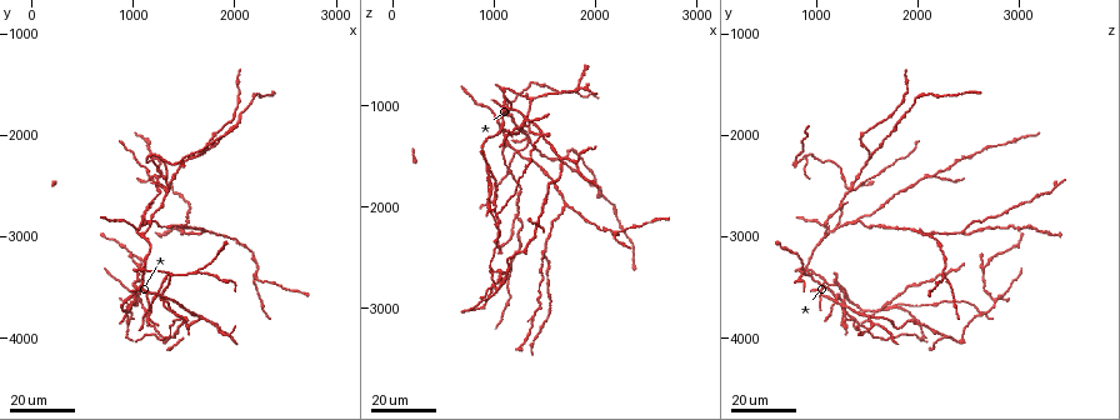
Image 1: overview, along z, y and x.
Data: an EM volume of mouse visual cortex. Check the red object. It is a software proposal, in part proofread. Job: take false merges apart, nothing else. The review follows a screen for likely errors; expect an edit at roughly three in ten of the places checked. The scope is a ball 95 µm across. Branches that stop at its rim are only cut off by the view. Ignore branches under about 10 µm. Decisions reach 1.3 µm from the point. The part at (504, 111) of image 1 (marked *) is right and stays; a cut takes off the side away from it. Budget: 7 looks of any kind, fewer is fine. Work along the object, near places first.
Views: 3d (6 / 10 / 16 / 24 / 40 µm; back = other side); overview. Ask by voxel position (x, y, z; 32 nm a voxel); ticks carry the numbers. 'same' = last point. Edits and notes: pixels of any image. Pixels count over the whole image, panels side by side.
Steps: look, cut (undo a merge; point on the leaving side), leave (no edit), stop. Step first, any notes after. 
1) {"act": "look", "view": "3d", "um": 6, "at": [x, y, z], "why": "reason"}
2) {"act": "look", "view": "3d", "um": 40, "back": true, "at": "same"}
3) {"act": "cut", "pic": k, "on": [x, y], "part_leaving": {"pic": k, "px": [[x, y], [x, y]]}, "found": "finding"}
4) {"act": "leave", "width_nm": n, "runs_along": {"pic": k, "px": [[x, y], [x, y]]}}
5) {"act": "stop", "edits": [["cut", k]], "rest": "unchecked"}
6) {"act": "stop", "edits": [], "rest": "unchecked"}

{"act": "look", "view": "3d", "um": 16, "at": [2180, 3400, 2280], "why": "thin arm on a thick one"}

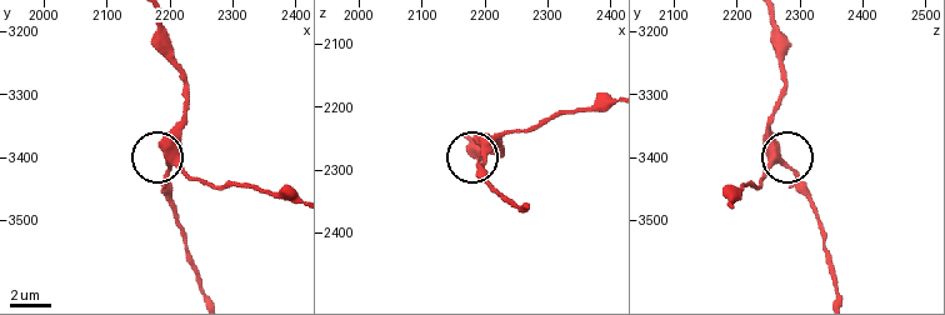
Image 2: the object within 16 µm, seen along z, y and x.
{"act": "look", "view": "3d", "um": 10, "at": [2195, 3405, 2260], "why": "closer look"}

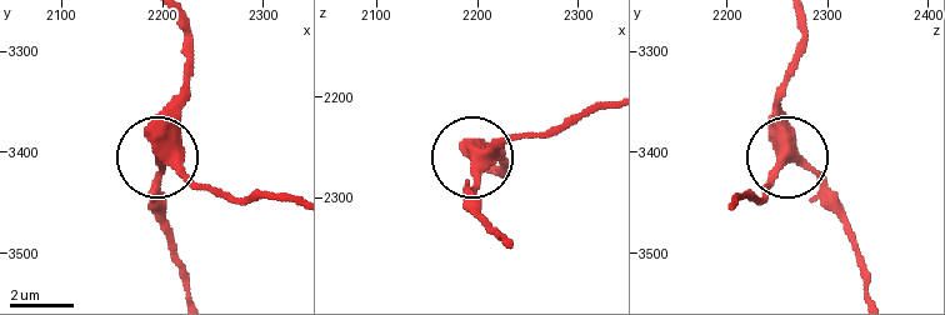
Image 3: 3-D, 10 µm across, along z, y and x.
{"act": "look", "view": "3d", "um": 10, "back": true, "at": [2200, 3404, 2264]}

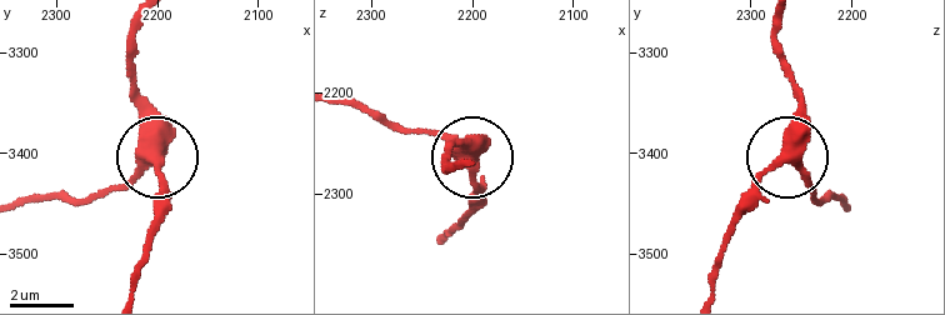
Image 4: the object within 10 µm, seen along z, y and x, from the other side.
{"act": "leave", "runs_along": {"pic": 4, "px": [[144, 21], [133, 95], [158, 161], [158, 213]]}, "found": "all the same neuron"}

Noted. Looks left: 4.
{"act": "look", "view": "3d", "um": 16, "at": [2200, 3160, 2280], "why": "thick turns thin"}

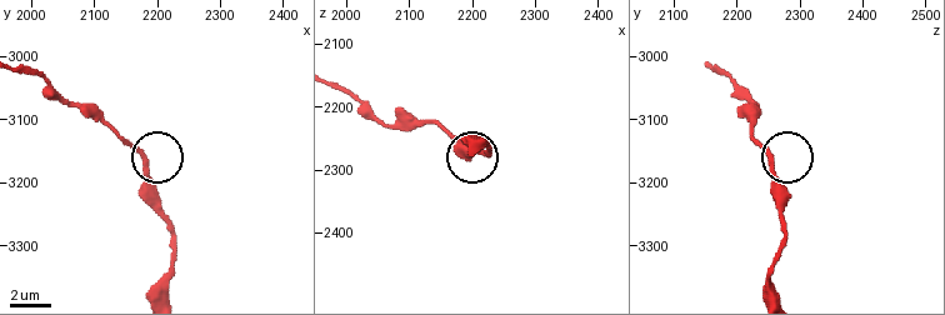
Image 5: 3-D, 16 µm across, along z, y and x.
{"act": "look", "view": "3d", "um": 6, "at": [2180, 3175, 2255]}

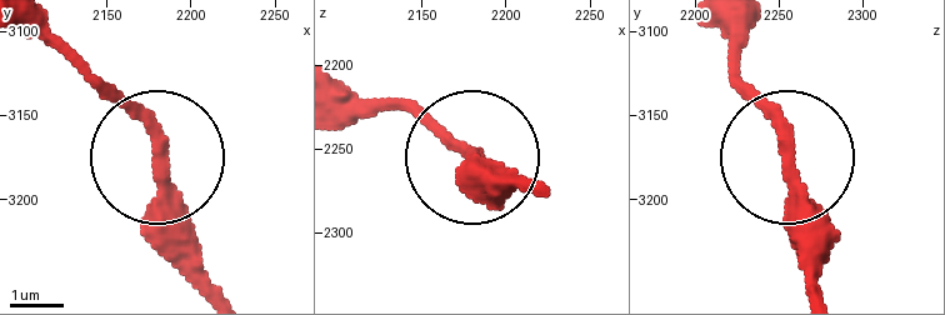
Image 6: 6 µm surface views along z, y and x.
{"act": "leave", "width_nm": 260, "runs_along": {"pic": 6, "px": [[358, 119], [425, 109], [488, 181]]}, "found": "one neuron here"}

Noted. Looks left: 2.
{"act": "look", "view": "3d", "um": 16, "at": [1340, 2520, 1320], "why": "four or more arms meet"}

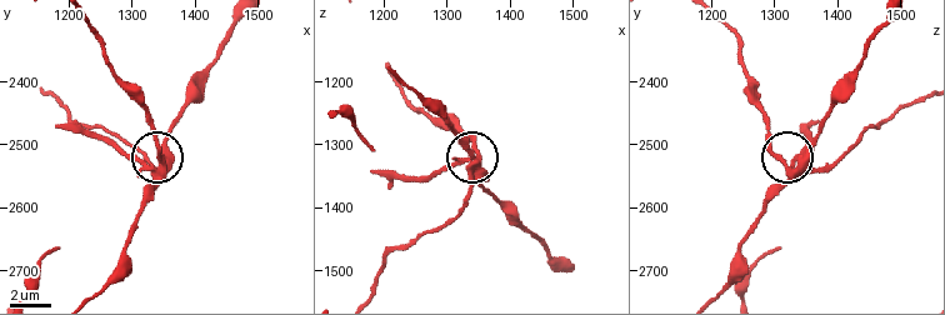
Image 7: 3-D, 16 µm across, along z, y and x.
{"act": "look", "view": "3d", "um": 10, "at": [1350, 2540, 1330], "why": "zoom in"}

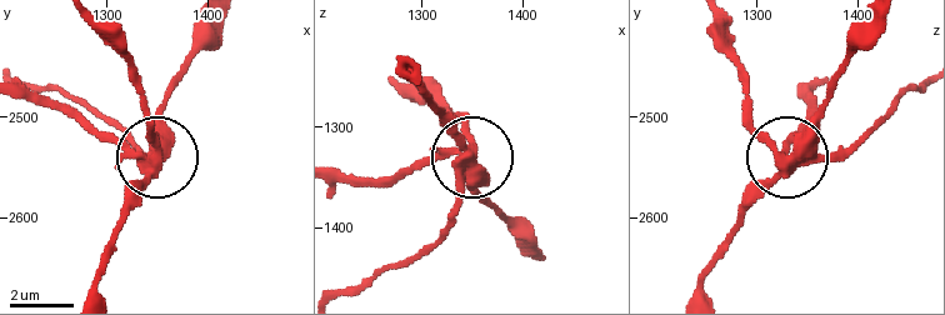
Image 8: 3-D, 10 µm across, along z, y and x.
{"act": "cut", "pic": 8, "on": [149, 129], "width_nm": 440, "part_leaving": {"pic": 8, "px": [[151, 159], [151, 119], [133, 54], [103, 21]]}, "found": "a second neuron is stuck on"}

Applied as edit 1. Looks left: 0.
{"act": "stop", "edits": [["cut", 8]], "rest": "unchecked"}

